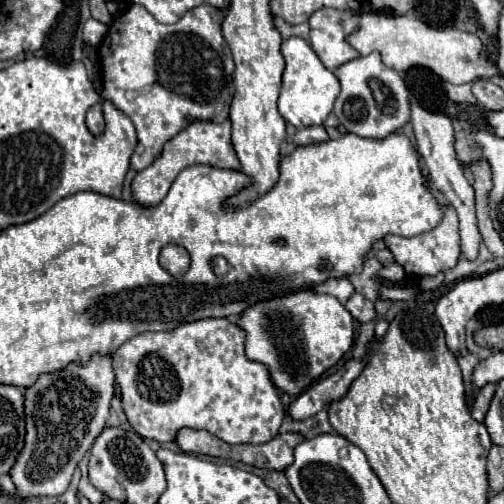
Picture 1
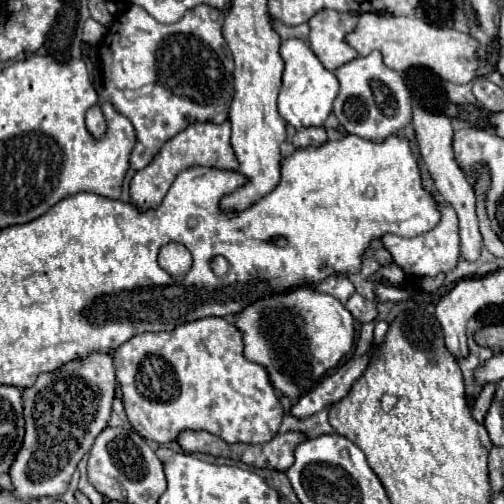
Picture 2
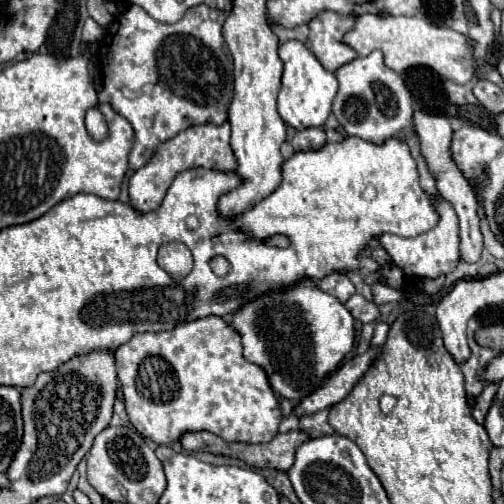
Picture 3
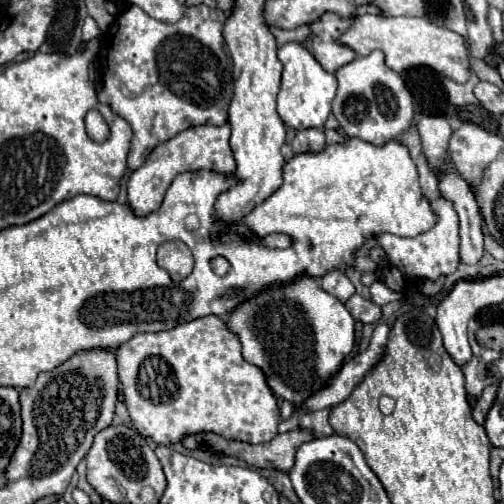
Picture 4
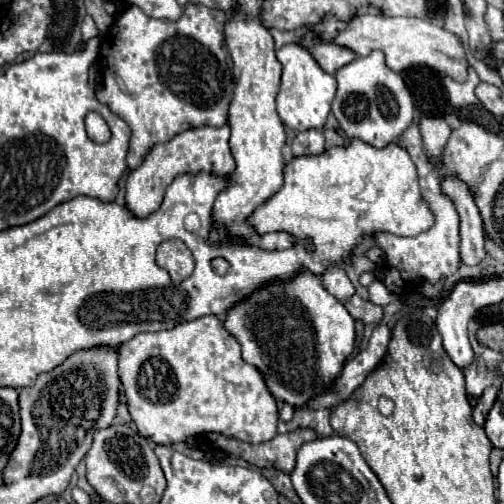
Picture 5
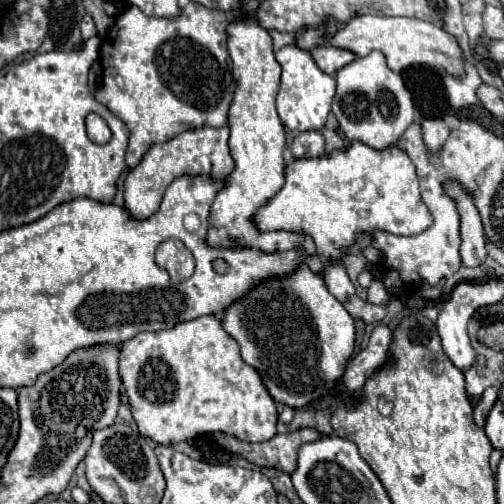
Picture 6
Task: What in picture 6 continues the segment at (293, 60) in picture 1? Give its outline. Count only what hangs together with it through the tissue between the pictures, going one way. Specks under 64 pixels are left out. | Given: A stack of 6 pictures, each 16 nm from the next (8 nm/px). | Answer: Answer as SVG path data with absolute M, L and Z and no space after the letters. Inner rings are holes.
M296 44L280 48L276 52L276 60L282 68L280 88L278 98L276 98L276 108L278 108L282 124L288 126L288 130L296 130L296 132L320 130L326 124L326 116L330 114L336 80L324 74L312 60L310 52L300 50Z

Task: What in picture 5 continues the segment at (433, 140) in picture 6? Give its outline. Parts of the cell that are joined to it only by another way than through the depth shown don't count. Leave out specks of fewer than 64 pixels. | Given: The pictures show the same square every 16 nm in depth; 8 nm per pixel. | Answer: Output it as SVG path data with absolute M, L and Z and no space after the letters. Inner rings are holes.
M420 118L420 132L422 132L422 140L424 140L424 148L430 156L440 156L446 140L448 140L448 124L444 122L444 118Z

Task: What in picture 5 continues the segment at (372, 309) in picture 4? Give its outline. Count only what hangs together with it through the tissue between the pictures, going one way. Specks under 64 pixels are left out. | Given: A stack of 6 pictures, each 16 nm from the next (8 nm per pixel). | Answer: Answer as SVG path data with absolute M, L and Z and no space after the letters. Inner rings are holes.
M356 294L344 306L346 306L346 310L350 312L352 318L362 320L364 324L378 324L384 318L384 308L382 306L376 306L368 300L362 300Z

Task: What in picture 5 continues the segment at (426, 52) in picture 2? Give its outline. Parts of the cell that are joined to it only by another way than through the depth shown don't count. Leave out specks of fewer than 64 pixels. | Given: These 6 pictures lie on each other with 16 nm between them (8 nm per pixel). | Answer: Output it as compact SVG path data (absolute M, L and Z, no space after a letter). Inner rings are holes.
M372 14L356 16L332 42L356 52L356 56L368 56L372 50L382 50L388 68L394 72L402 72L410 66L430 66L456 80L466 78L466 58L458 36L450 34L446 28L442 28L442 24L422 18L388 18Z

